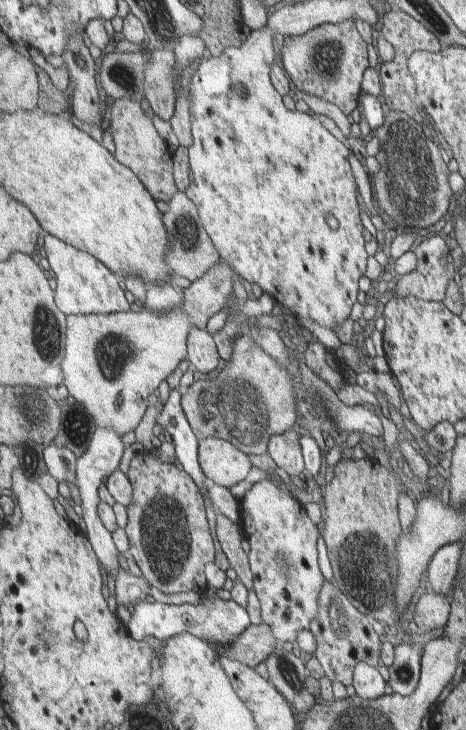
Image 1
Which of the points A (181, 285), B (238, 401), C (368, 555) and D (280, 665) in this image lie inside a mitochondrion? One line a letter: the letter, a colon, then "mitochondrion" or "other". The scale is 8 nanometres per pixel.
A: other
B: mitochondrion
C: mitochondrion
D: mitochondrion

